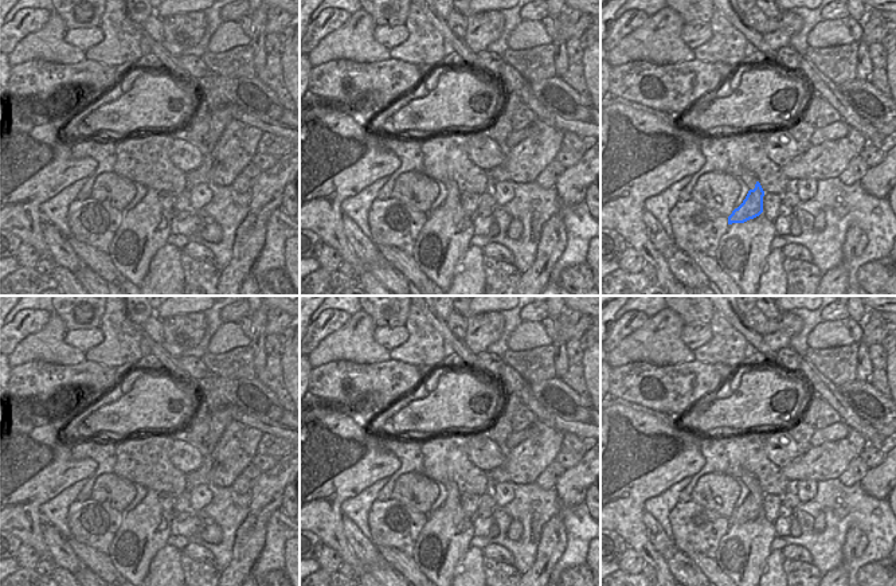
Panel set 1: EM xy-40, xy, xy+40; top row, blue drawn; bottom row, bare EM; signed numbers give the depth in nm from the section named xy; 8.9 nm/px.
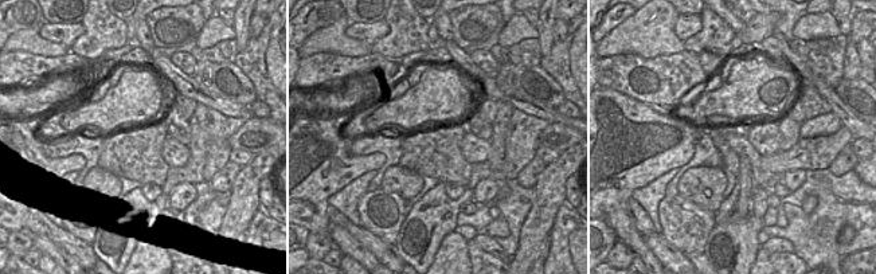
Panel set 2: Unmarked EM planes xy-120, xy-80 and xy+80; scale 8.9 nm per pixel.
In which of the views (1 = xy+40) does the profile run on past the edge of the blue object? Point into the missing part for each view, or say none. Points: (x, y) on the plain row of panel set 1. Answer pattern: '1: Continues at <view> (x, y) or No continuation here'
1: No continuation here

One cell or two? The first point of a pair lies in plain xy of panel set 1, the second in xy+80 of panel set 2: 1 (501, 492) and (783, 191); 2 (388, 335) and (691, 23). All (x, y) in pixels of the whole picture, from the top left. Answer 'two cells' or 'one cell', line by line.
1: two cells
2: one cell

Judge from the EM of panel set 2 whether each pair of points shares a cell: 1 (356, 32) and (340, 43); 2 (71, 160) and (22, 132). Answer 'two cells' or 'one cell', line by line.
1: two cells
2: one cell

